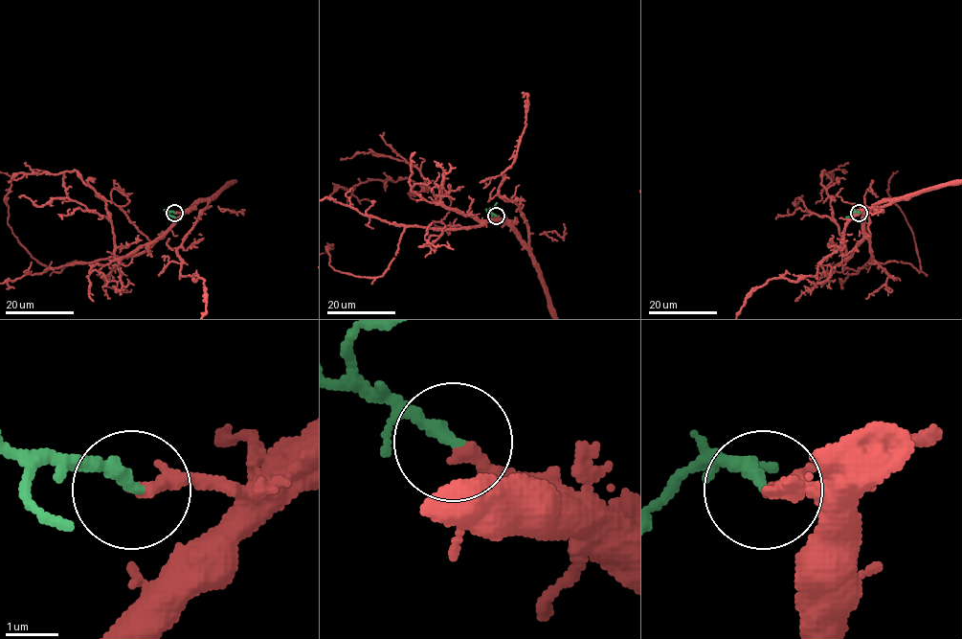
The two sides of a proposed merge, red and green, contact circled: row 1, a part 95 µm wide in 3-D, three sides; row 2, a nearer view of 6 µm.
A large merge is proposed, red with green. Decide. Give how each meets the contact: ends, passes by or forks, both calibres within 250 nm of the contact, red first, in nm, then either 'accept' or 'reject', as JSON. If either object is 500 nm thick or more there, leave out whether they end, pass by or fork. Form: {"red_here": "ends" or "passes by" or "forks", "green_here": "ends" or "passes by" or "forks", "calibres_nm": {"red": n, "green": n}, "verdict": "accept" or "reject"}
{"red_here": "passes by", "green_here": "ends", "calibres_nm": {"red": 190, "green": 280}, "verdict": "accept"}

